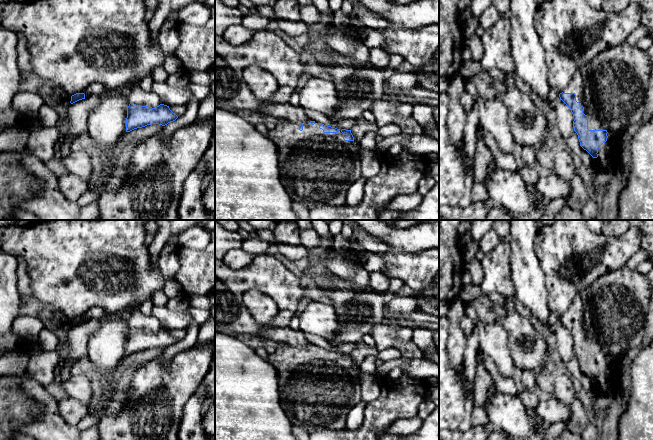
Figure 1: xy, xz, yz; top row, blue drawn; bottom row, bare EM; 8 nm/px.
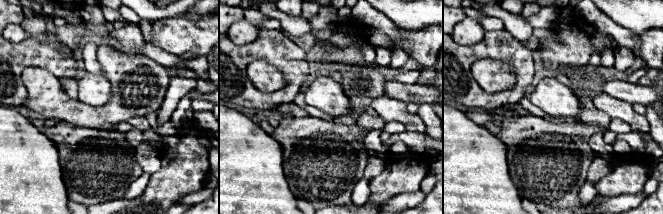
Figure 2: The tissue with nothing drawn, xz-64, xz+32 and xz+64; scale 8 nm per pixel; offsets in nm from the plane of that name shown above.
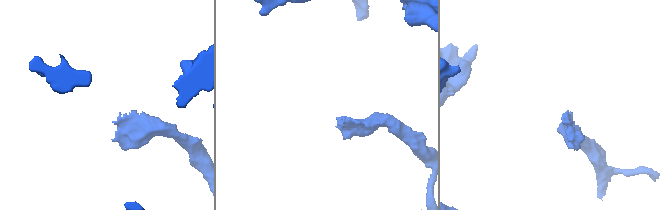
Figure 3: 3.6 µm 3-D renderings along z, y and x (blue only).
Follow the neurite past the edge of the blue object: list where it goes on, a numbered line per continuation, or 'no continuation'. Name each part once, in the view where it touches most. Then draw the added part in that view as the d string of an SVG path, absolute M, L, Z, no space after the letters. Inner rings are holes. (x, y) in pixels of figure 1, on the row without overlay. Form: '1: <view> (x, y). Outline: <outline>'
1: yz (610, 311). Outline: M622 267L596 279L590 286L577 295L563 317L574 317L576 325L584 331L583 337L588 340L589 354L606 354L607 365L598 373L598 381L594 382L595 391L606 396L612 391L618 380L619 367L623 350L628 341L644 328L649 309L652 290L645 275L636 270Z

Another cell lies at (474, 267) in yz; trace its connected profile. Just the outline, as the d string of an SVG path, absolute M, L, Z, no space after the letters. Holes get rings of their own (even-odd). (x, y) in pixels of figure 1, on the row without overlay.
M477 258L472 259L468 263L466 270L470 273L471 284L480 286L484 278L484 272L481 265L481 261Z

